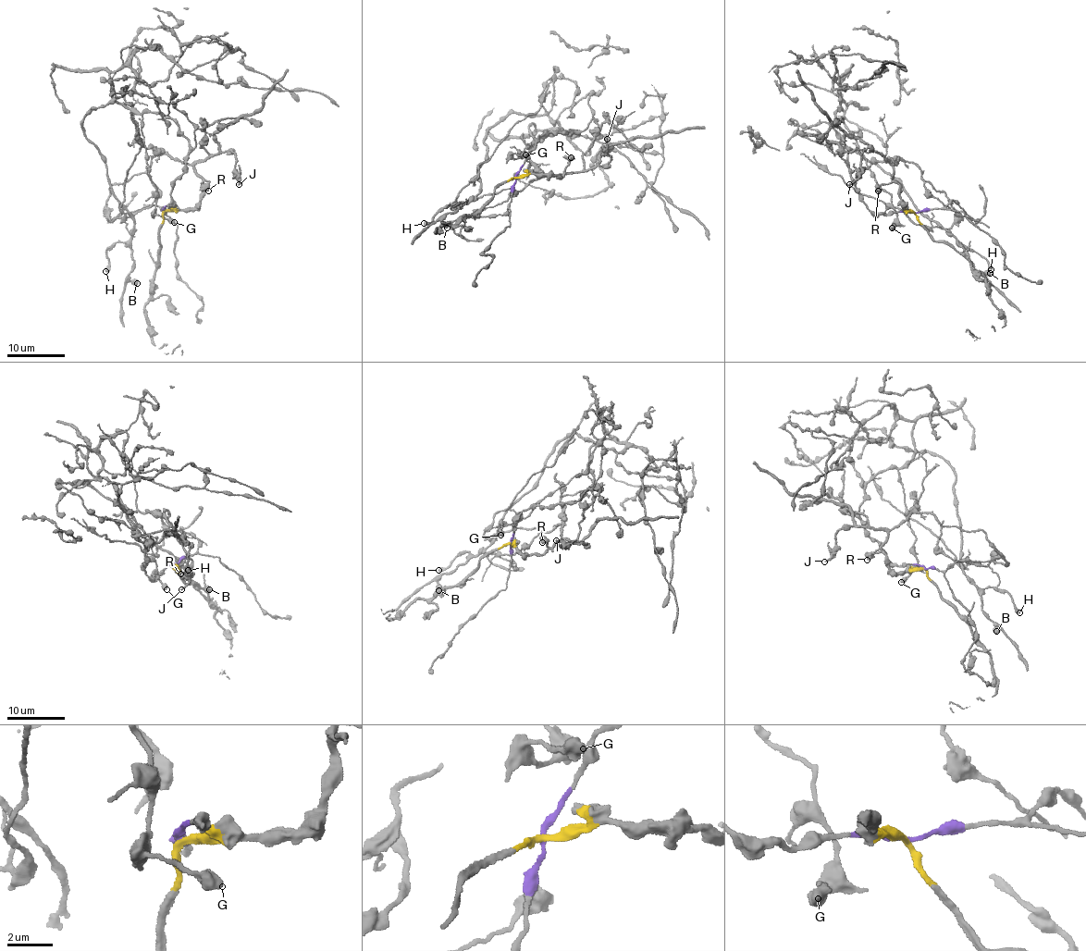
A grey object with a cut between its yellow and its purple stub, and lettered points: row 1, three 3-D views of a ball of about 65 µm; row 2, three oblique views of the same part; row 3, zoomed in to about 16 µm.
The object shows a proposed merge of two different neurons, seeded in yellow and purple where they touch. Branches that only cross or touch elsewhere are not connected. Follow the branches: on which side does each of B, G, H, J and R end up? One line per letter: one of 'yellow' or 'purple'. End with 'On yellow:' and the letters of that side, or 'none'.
B: purple
G: purple
H: purple
J: yellow
R: yellow
On yellow: J, R

